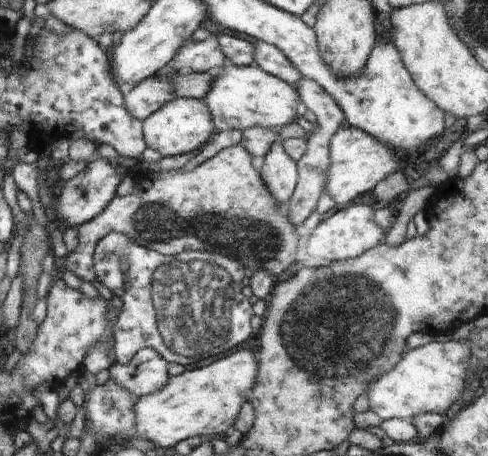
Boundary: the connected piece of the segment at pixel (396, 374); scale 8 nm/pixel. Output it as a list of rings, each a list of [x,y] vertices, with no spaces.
[[[464,341],[433,342],[413,350],[405,348],[399,363],[391,371],[379,376],[367,390],[371,404],[369,409],[381,419],[405,421],[432,412],[443,415],[454,402],[462,398],[470,366],[471,350]]]

